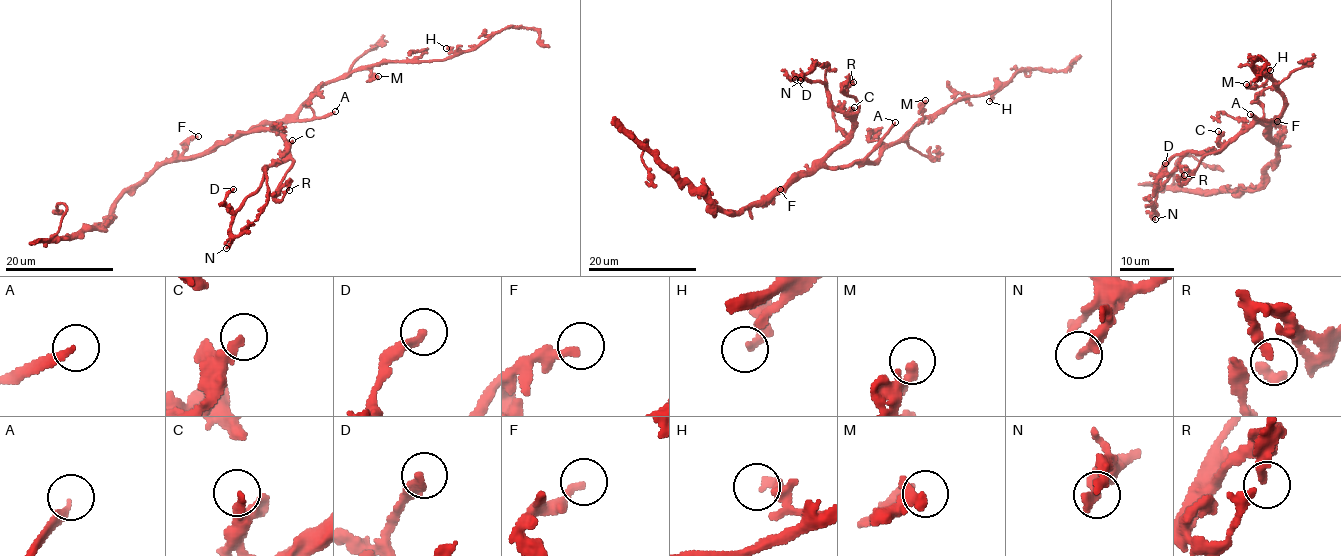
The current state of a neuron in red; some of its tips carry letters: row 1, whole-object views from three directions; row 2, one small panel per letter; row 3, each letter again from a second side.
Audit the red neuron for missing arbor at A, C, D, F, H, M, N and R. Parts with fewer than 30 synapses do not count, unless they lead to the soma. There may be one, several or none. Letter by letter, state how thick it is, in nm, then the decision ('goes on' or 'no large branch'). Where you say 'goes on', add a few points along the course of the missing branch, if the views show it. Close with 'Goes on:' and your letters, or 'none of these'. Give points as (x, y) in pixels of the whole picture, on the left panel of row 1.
A: 240 nm thick; goes on; missing branch runs (335, 111), (313, 138), (312, 142), (317, 145), (310, 158)
C: 240 nm thick; no large branch
D: 320 nm thick; no large branch
F: 240 nm thick; no large branch
H: 260 nm thick; no large branch
M: 280 nm thick; no large branch
N: 260 nm thick; no large branch
R: 280 nm thick; no large branch
Goes on: A

